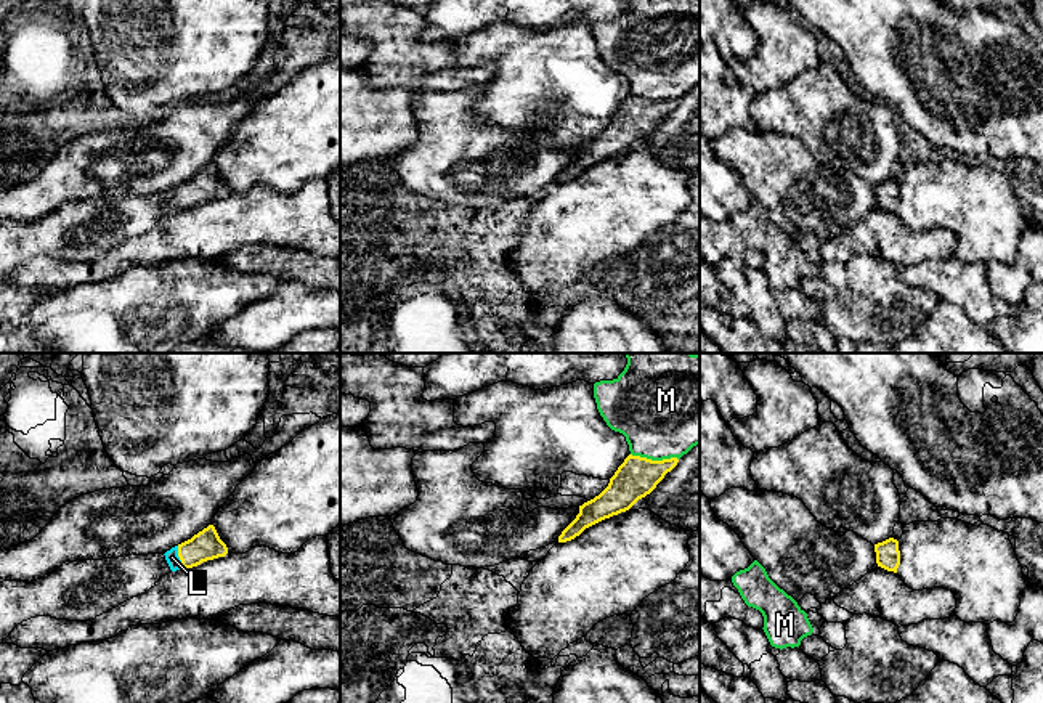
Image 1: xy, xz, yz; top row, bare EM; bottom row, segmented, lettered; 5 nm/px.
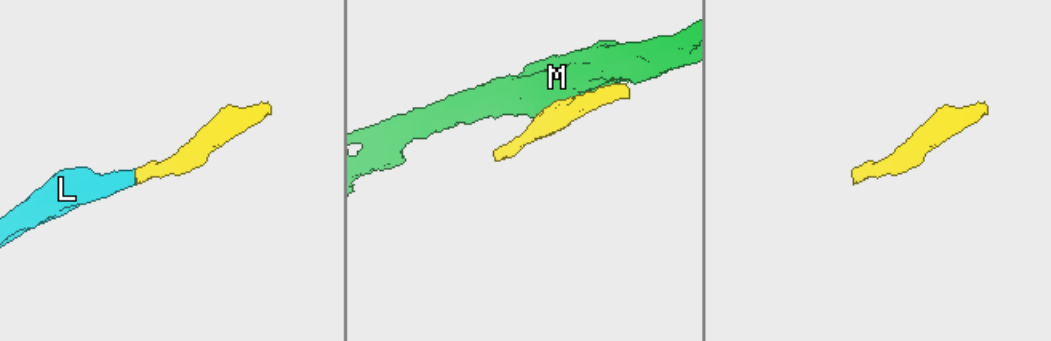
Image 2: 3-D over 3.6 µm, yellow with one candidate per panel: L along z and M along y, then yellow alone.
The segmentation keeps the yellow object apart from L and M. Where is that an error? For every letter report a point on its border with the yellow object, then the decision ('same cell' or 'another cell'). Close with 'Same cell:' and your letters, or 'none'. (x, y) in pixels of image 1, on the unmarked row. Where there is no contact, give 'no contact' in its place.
L: xy (178, 196) | same cell
M: xz (655, 101) | another cell
Same cell: L

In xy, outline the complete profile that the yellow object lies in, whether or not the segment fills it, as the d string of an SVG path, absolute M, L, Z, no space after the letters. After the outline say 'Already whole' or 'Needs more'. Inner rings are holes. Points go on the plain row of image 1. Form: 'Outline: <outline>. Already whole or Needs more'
Outline: M209 165L191 180L167 191L165 201L172 212L181 209L193 209L202 202L225 197L228 194L226 185L220 180L213 165Z. Needs more

